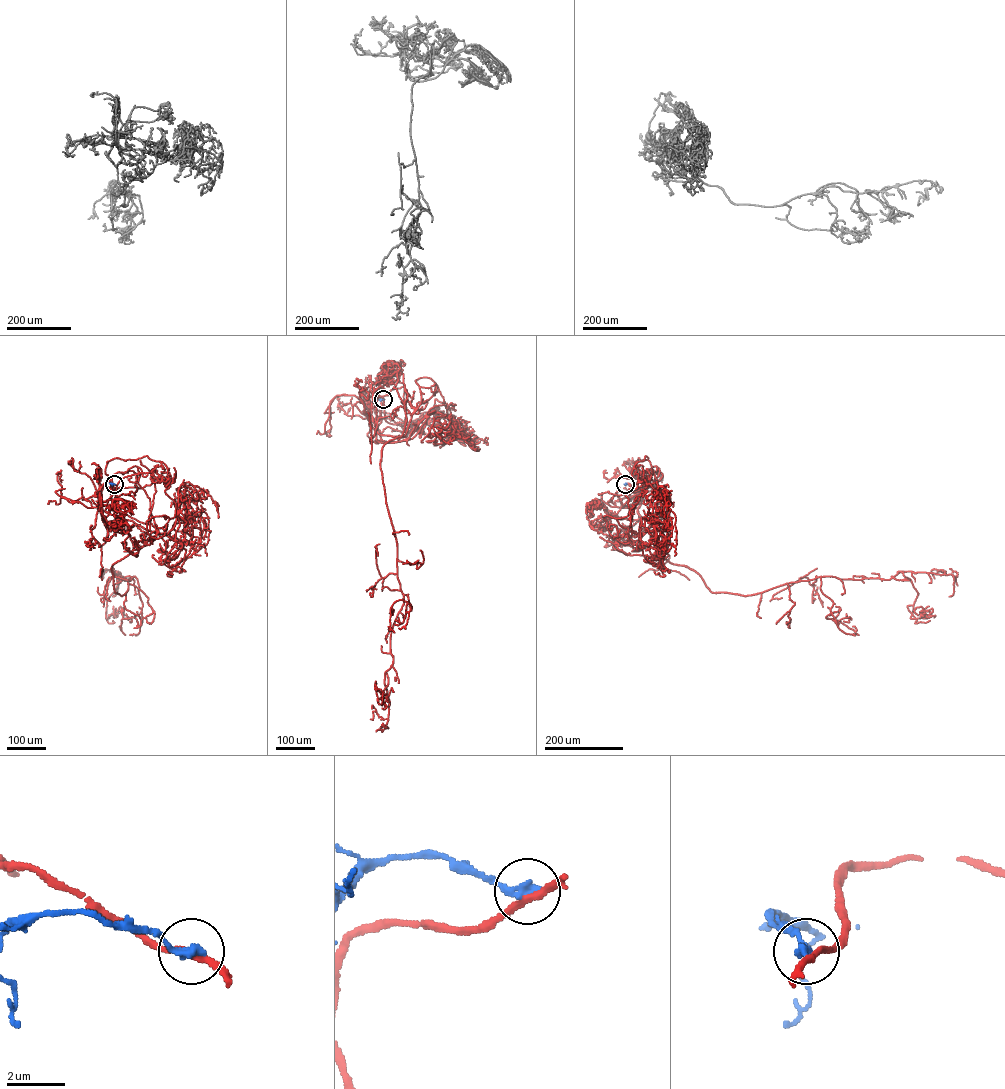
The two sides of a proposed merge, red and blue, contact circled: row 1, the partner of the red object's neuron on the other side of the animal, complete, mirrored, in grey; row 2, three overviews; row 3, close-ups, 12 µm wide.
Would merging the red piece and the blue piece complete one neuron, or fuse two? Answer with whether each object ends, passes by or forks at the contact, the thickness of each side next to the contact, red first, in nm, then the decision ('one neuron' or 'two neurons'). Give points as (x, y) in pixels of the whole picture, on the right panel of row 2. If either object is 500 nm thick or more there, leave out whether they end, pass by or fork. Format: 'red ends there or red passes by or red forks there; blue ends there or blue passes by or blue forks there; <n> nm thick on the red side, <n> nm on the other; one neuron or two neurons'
red passes by; blue ends there; 240 nm thick on the red side, 320 nm on the other; two neurons

